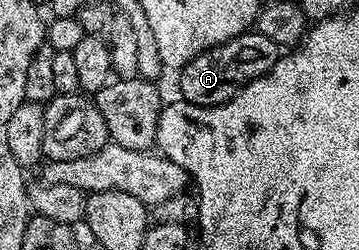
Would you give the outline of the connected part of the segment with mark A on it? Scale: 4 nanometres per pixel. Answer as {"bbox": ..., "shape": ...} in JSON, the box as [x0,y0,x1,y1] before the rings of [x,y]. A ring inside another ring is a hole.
{"bbox":[179,32,277,106],"shape":[[[255,32],[234,36],[220,46],[194,56],[194,60],[190,60],[190,64],[186,64],[183,70],[179,71],[179,97],[195,106],[217,106],[228,102],[239,87],[250,84],[266,72],[270,72],[270,68],[274,68],[277,57],[277,46],[266,40],[266,36]]]}

